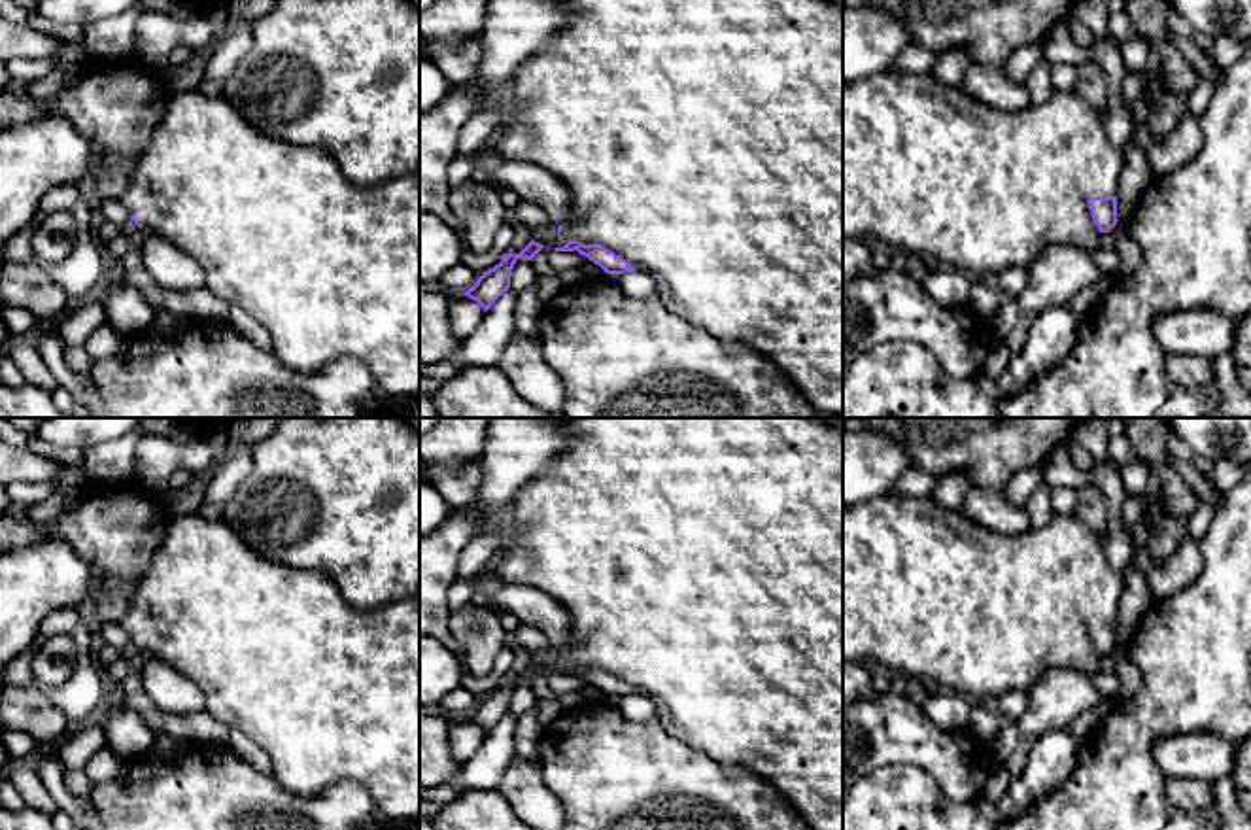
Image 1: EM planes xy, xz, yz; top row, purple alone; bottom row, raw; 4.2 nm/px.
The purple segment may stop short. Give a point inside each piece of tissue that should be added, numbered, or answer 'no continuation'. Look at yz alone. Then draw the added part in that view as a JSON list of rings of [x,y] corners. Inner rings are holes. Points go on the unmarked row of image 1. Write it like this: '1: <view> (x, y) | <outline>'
1: yz (928, 594) | [[[877,497],[843,505],[843,662],[881,667],[907,679],[932,679],[941,690],[956,692],[971,701],[1000,700],[1009,690],[1028,692],[1036,681],[1054,667],[1075,667],[1094,675],[1100,671],[1100,652],[1094,647],[1088,622],[1117,620],[1124,577],[1105,560],[1098,535],[1075,514],[1054,514],[1045,527],[1030,527],[1019,535],[1003,535],[968,520],[958,509],[941,509],[922,497]]]

